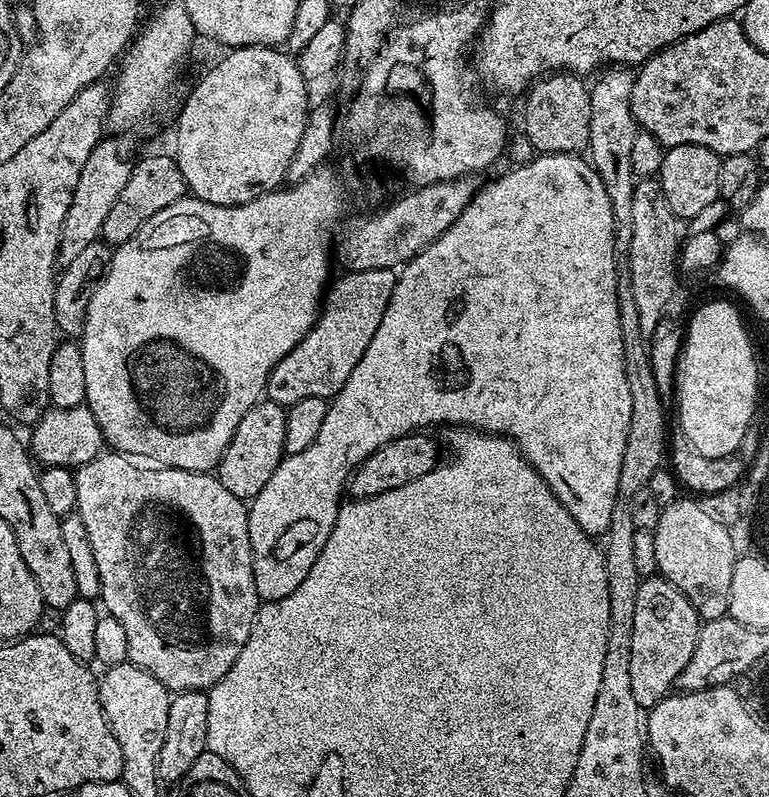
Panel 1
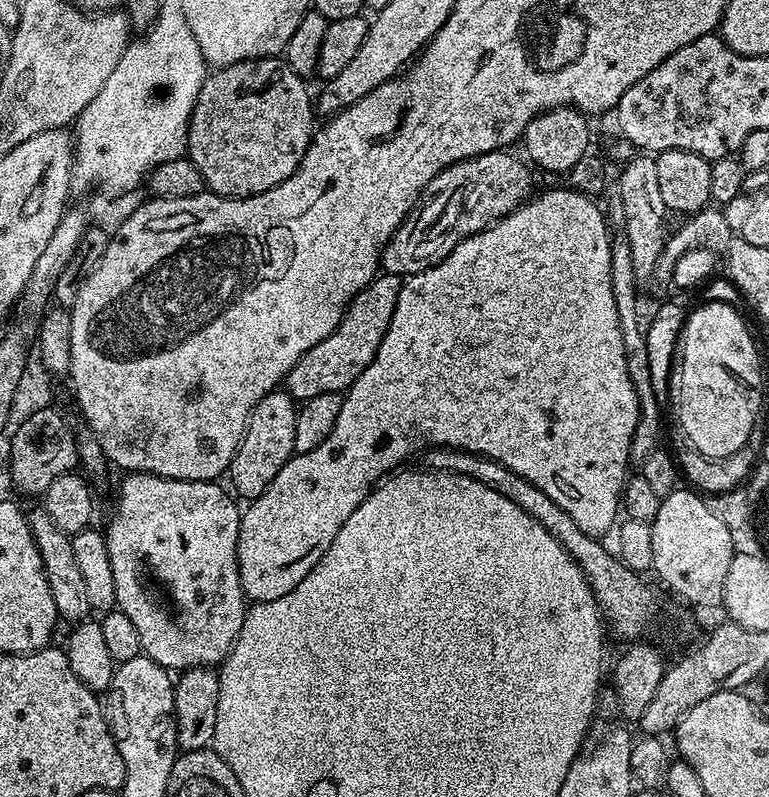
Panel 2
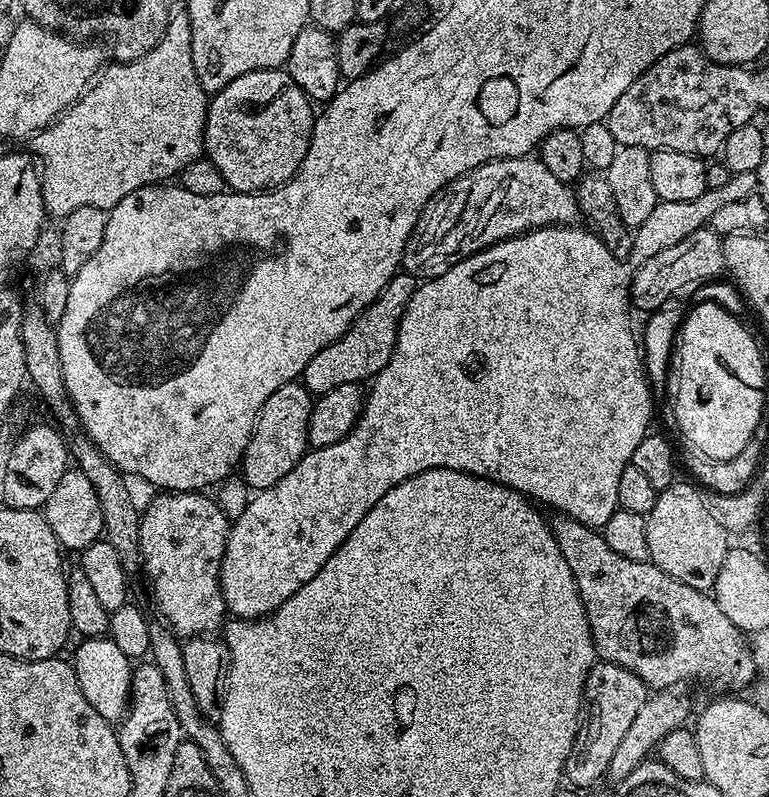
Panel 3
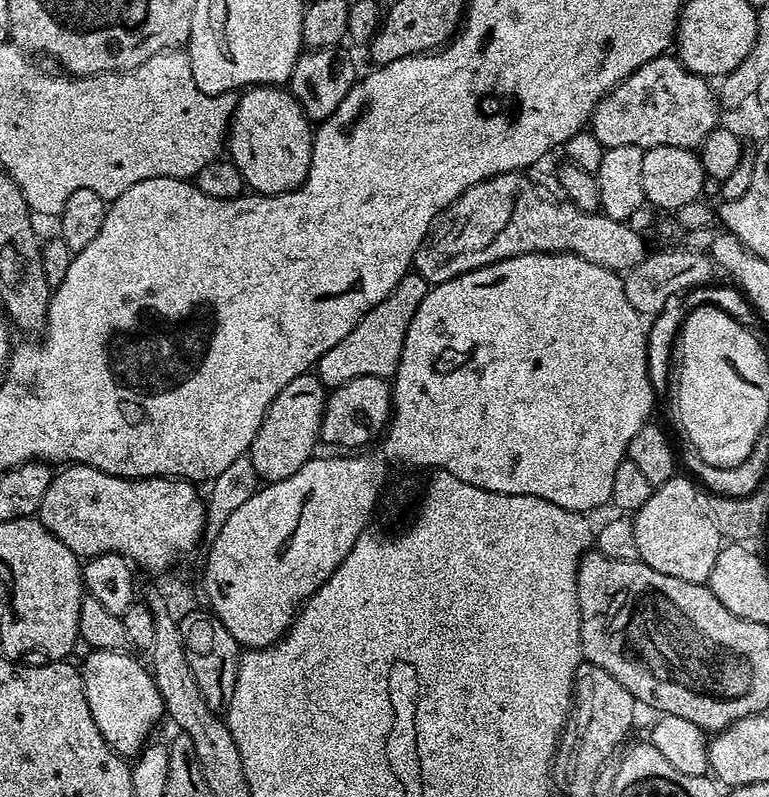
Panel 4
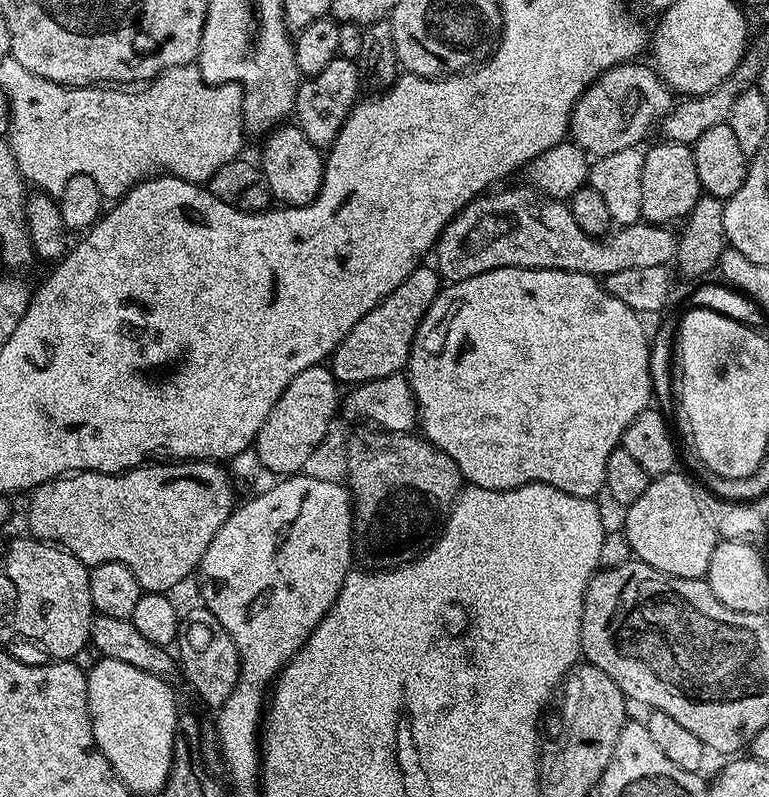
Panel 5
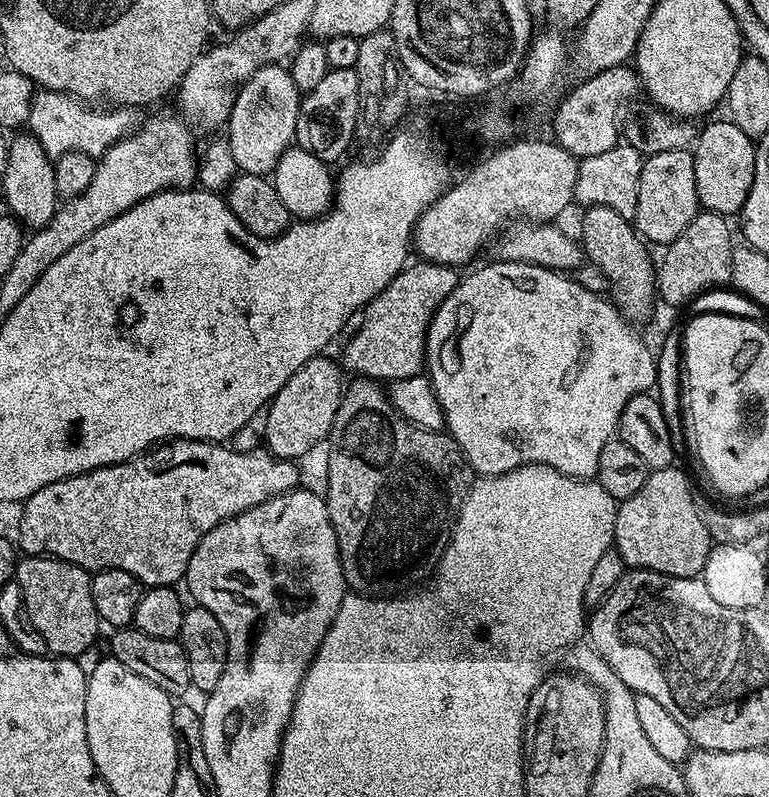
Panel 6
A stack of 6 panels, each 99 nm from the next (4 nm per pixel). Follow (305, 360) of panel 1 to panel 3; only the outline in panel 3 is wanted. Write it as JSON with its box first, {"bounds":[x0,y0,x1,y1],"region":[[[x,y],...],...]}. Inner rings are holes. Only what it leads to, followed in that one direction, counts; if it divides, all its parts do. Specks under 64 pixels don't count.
{"bounds":[302,270,418,397],"region":[[[403,270],[397,271],[396,275],[386,282],[382,294],[366,306],[356,315],[356,321],[349,326],[346,334],[330,346],[318,350],[310,362],[306,362],[306,370],[302,377],[302,383],[313,397],[326,394],[334,390],[334,386],[346,386],[347,384],[360,384],[371,381],[387,364],[394,354],[394,346],[398,338],[398,326],[402,322],[402,314],[410,302],[410,298],[416,292],[418,281],[415,276]]]}

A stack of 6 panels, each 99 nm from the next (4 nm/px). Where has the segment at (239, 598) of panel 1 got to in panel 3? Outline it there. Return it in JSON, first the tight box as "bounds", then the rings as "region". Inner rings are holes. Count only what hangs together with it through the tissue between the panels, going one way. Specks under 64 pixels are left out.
{"bounds":[140,491,230,638],"region":[[[161,491],[140,517],[142,576],[148,579],[152,600],[169,628],[180,638],[221,631],[226,620],[220,589],[220,567],[228,541],[230,519],[217,501],[203,491]]]}

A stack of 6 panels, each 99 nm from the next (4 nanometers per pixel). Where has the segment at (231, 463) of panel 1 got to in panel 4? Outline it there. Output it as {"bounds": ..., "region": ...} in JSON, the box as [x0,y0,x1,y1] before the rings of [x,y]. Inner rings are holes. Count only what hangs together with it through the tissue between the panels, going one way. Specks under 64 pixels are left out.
{"bounds":[250,371,325,482],"region":[[[311,371],[303,372],[298,378],[294,378],[294,382],[286,382],[286,386],[278,390],[274,402],[270,402],[262,418],[262,426],[258,426],[258,434],[250,449],[254,469],[257,470],[261,481],[271,482],[290,478],[294,470],[313,459],[317,451],[316,444],[318,445],[320,440],[325,399],[324,383]]]}

